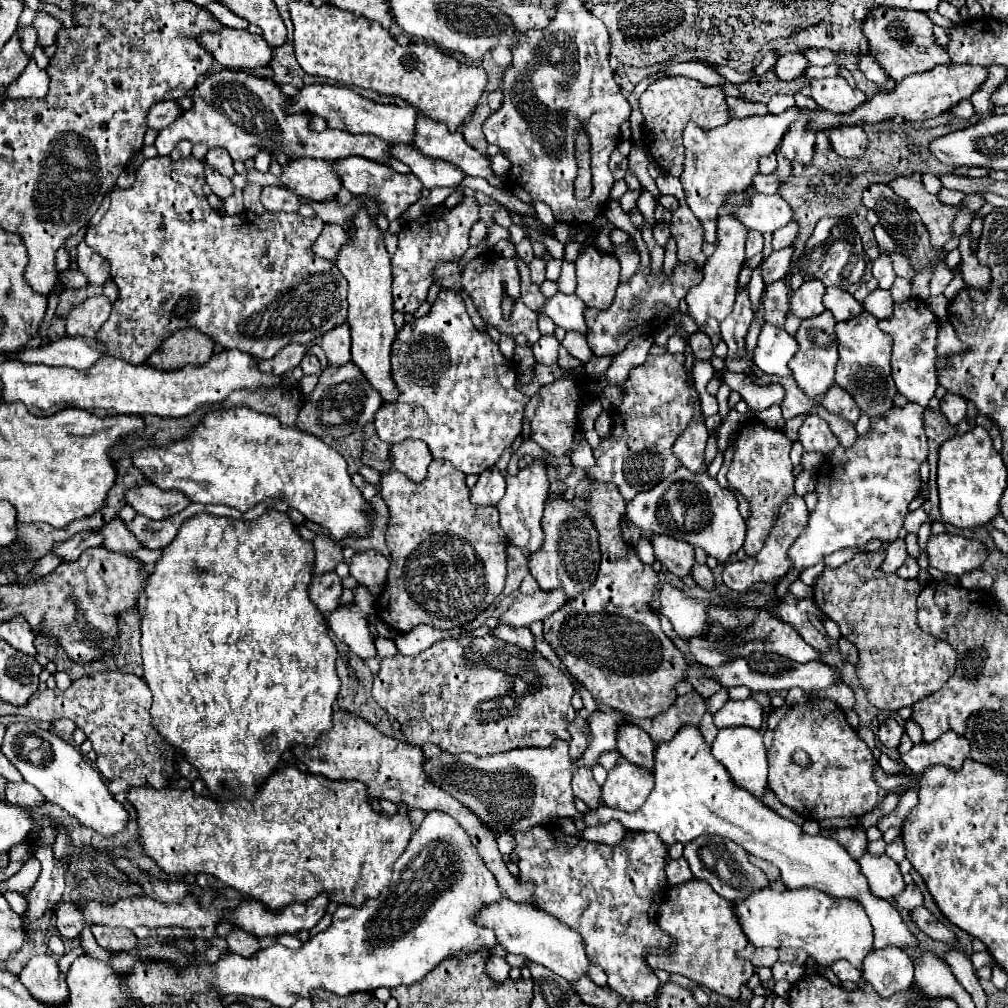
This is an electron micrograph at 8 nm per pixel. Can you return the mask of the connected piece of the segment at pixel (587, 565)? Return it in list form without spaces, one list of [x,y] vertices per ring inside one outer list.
[[[556,491],[546,501],[542,531],[544,531],[542,549],[532,553],[528,561],[528,569],[532,577],[538,581],[540,589],[550,591],[556,587],[564,587],[568,599],[574,599],[578,593],[582,593],[594,583],[598,573],[600,545],[598,545],[596,527],[592,525],[592,519],[588,517],[586,511],[576,509],[574,501],[564,499],[564,491]]]

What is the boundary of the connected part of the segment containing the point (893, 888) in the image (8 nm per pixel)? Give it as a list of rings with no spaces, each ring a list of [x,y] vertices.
[[[864,853],[860,857],[860,871],[868,879],[868,887],[872,889],[872,895],[880,899],[892,899],[892,895],[898,895],[904,889],[902,873],[888,855],[870,855]]]

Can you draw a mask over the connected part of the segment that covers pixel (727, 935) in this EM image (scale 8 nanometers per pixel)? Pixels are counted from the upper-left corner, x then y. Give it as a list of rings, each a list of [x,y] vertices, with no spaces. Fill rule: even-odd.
[[[698,879],[670,887],[666,895],[668,897],[662,903],[658,915],[658,925],[676,941],[676,949],[672,953],[648,954],[646,963],[652,969],[680,973],[720,995],[734,999],[740,997],[740,987],[752,977],[754,967],[750,961],[736,957],[736,951],[744,949],[748,945],[748,939],[740,929],[734,905],[730,901],[724,901],[706,881]]]

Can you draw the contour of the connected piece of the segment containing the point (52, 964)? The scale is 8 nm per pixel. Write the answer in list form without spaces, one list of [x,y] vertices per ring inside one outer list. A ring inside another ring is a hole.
[[[52,953],[32,957],[28,965],[20,971],[20,981],[36,999],[44,1003],[58,1005],[68,997],[66,979],[58,969],[56,955]]]

